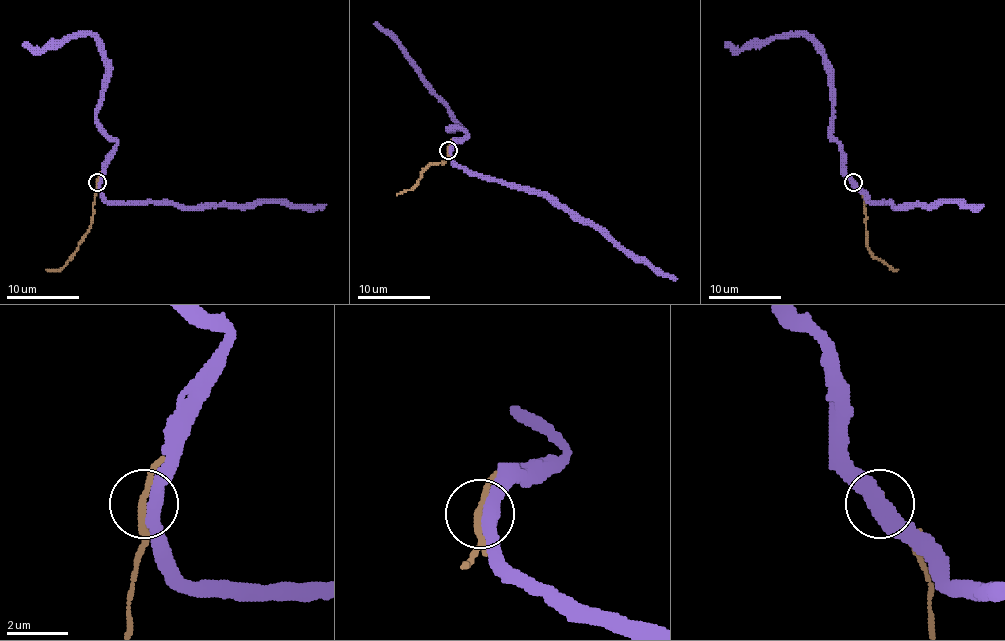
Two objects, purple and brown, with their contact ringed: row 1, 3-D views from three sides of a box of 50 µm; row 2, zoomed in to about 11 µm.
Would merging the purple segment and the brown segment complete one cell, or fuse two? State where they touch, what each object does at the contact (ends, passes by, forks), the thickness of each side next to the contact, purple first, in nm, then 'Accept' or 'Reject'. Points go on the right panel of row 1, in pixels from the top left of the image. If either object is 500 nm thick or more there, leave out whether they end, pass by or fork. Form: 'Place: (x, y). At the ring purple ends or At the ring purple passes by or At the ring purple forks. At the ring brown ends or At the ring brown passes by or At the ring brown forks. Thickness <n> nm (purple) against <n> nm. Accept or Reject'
Place: (853, 182). At the ring purple passes by. At the ring brown passes by. Thickness 480 nm (purple) against 240 nm. Accept

